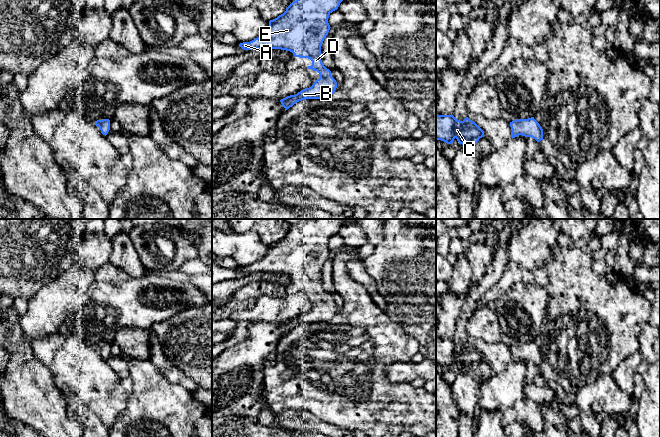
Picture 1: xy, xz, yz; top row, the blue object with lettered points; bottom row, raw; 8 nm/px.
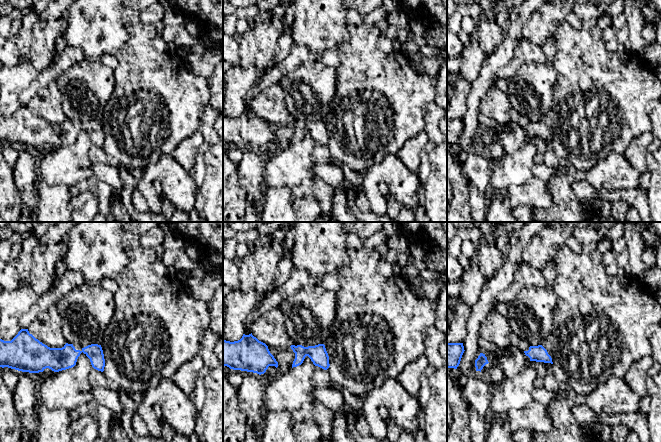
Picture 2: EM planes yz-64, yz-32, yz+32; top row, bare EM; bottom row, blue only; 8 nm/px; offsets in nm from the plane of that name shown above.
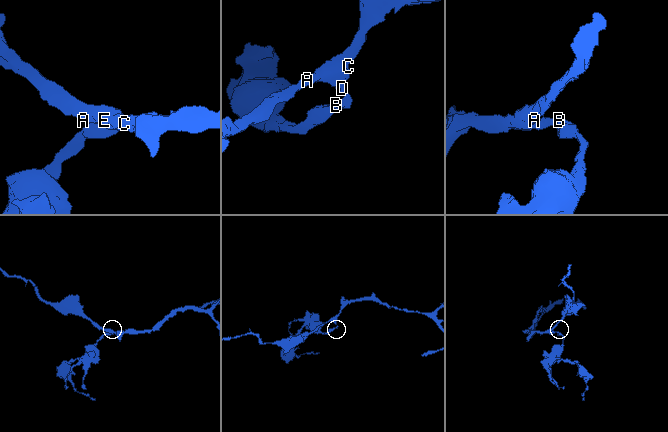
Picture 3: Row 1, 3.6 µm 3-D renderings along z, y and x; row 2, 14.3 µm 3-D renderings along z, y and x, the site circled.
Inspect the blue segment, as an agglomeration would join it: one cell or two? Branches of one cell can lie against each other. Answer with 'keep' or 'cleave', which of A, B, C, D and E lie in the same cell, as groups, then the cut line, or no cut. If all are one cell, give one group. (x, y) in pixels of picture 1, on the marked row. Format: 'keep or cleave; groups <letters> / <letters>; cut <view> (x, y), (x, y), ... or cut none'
keep; groups A B C D E; cut none

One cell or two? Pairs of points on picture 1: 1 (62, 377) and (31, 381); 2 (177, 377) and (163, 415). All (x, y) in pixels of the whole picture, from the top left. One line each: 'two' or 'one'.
1: two
2: two

